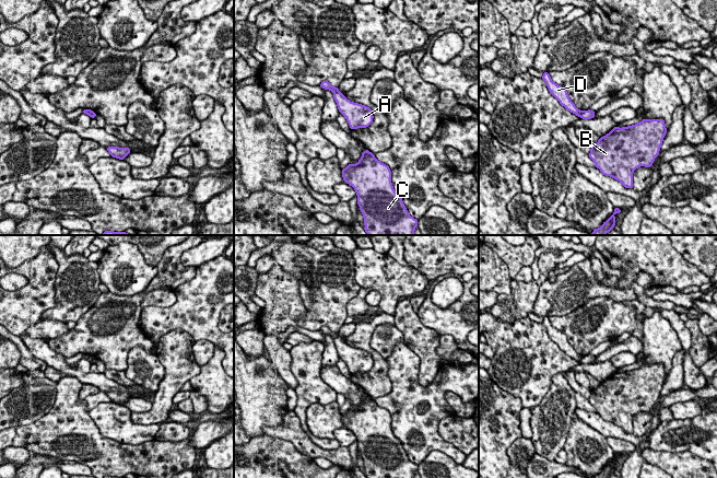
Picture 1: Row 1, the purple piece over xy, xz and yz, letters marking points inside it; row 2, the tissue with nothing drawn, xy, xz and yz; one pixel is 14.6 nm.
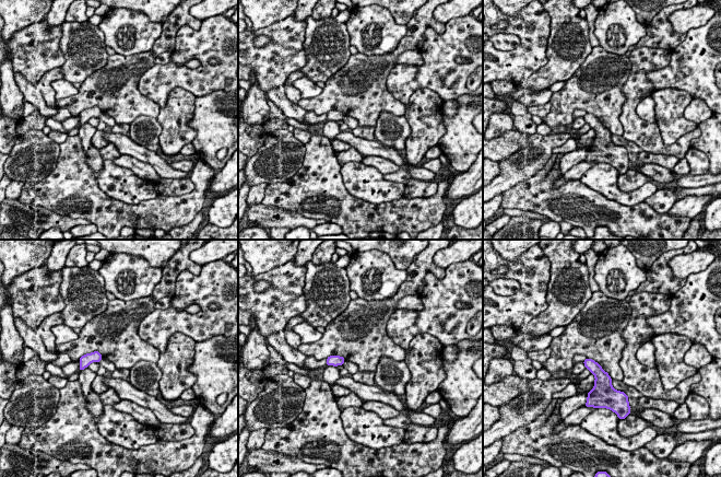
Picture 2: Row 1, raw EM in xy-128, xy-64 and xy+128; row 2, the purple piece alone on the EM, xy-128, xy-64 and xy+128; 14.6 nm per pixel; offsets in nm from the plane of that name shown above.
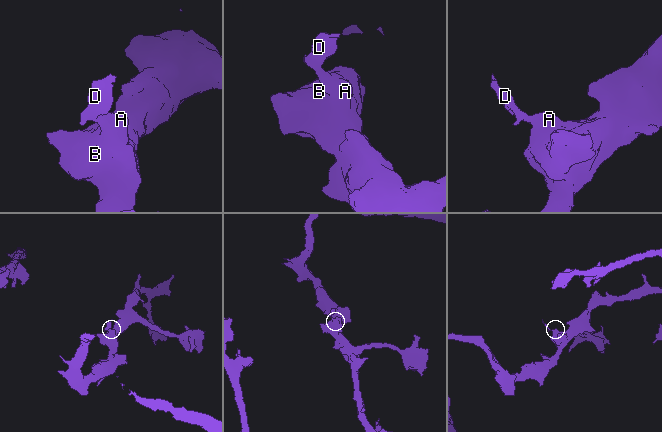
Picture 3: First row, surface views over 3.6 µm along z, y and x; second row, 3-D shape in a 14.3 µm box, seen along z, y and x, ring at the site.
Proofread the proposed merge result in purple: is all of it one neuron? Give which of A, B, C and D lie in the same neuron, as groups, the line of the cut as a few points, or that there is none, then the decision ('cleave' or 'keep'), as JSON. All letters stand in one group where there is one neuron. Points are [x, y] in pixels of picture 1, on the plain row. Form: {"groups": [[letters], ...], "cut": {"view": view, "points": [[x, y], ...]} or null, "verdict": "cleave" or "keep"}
{"groups": [["A", "B", "C"], ["D"]], "cut": {"view": "yz", "points": [[582, 357], [579, 361]]}, "verdict": "cleave"}

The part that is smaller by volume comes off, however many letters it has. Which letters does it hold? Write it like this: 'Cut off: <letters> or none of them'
Cut off: D

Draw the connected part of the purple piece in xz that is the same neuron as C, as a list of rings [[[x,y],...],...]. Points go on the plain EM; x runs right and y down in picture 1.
[[[366,394],[356,409],[342,413],[342,422],[356,436],[366,478],[414,478],[418,465],[409,459],[402,443],[395,436],[389,411],[379,407],[372,397]]]

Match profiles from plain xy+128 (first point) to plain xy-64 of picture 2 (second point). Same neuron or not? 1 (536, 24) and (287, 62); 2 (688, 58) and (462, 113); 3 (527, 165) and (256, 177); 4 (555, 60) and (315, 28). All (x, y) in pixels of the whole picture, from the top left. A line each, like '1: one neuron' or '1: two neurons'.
1: one neuron
2: two neurons
3: one neuron
4: one neuron

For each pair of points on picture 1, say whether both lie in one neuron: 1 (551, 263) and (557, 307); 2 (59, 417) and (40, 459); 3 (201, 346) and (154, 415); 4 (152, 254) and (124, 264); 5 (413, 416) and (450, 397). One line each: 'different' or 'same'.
1: different
2: different
3: different
4: different
5: different

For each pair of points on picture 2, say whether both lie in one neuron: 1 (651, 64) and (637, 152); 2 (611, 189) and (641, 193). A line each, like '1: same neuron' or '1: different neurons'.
1: different neurons
2: same neuron

